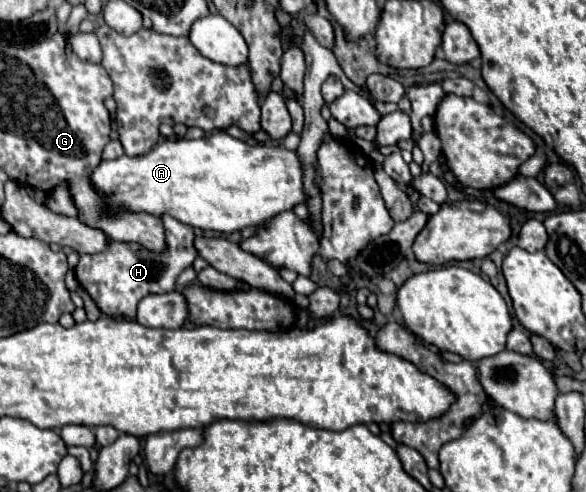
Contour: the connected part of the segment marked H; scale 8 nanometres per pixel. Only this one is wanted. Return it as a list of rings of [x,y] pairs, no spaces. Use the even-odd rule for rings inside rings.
[[[161,216],[165,228],[167,250],[149,252],[141,250],[141,244],[125,244],[109,240],[105,250],[97,254],[81,254],[79,264],[75,268],[77,282],[89,292],[99,310],[107,316],[123,316],[127,320],[135,318],[137,302],[147,294],[165,294],[175,286],[177,276],[193,264],[197,258],[197,250],[193,248],[193,228],[173,220],[171,216]]]

